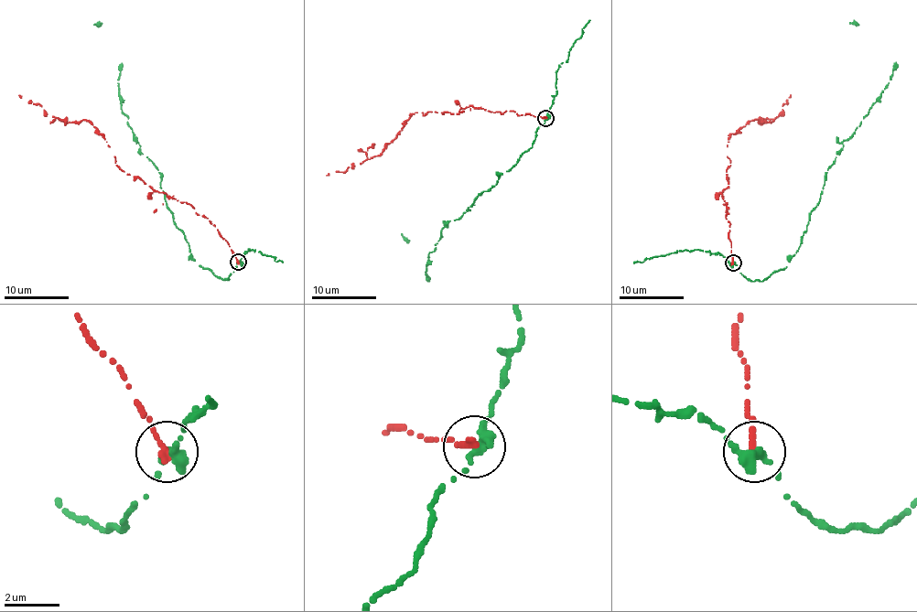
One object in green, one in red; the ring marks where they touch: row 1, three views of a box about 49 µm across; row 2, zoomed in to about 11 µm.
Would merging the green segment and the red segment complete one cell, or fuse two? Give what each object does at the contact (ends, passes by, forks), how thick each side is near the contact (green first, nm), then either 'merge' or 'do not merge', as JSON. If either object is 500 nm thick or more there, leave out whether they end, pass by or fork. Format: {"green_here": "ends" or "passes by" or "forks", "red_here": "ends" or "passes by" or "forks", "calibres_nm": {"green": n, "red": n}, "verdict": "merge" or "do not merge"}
{"green_here": "passes by", "red_here": "ends", "calibres_nm": {"green": 380, "red": 280}, "verdict": "do not merge"}

